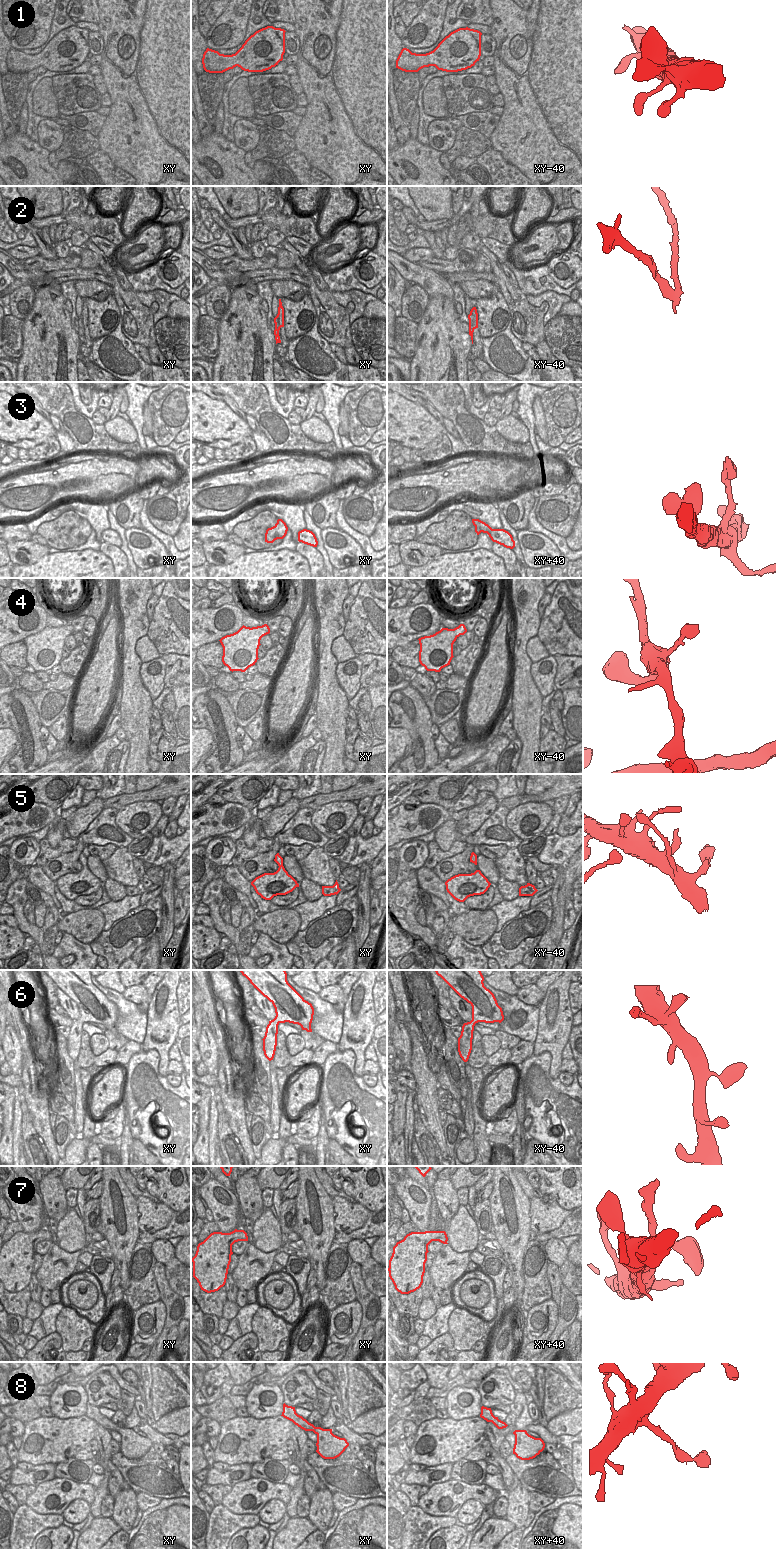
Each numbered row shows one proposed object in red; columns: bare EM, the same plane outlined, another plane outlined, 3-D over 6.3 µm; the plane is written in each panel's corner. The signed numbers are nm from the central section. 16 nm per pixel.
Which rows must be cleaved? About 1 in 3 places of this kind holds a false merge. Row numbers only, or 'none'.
2.

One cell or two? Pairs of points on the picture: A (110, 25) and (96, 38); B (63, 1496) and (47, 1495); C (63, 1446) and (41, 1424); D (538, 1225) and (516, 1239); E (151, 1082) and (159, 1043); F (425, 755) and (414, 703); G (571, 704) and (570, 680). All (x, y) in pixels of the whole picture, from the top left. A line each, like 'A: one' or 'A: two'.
A: two
B: one
C: one
D: two
E: two
F: one
G: two

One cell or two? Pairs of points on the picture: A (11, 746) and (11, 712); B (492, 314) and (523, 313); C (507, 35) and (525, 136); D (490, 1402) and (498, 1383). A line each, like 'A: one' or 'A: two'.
A: two
B: two
C: one
D: one

